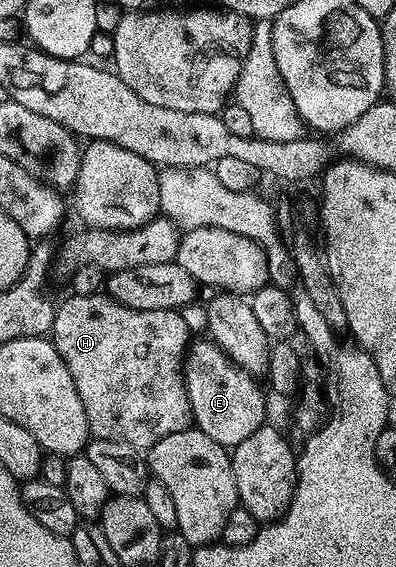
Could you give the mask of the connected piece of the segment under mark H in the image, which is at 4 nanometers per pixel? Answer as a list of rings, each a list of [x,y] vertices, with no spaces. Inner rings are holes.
[[[67,295],[66,301],[57,305],[54,313],[52,343],[60,358],[76,382],[76,394],[84,402],[84,414],[88,418],[90,435],[95,440],[128,442],[139,450],[149,450],[160,438],[176,434],[191,427],[190,403],[186,383],[182,381],[181,362],[192,334],[184,326],[181,311],[132,310],[110,299],[109,295]]]

